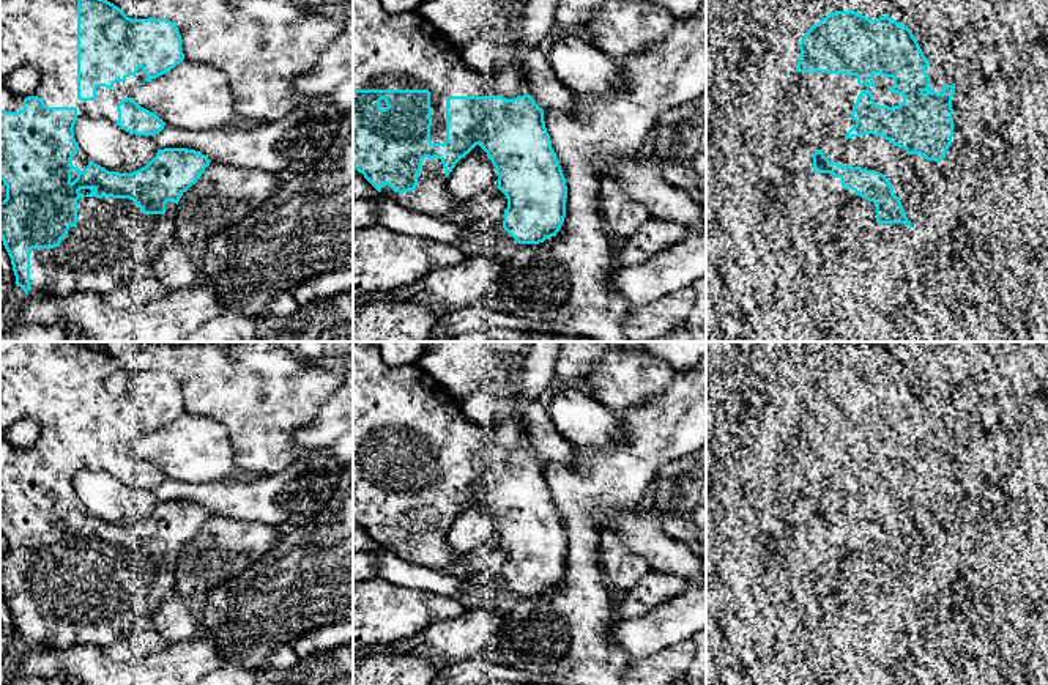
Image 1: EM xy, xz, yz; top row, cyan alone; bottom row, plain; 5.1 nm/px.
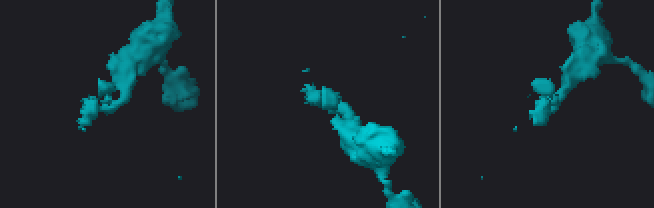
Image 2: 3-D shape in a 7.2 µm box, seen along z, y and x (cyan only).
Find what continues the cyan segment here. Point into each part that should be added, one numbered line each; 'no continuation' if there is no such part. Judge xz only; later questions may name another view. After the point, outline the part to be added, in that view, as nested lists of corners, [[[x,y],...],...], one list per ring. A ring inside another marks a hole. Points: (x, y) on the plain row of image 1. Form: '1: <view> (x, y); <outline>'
1: xz (404, 403); [[[353,342],[353,442],[429,442],[432,460],[430,494],[446,494],[446,452],[449,449],[500,449],[490,428],[468,420],[459,405],[459,398],[451,395],[438,381],[429,376],[418,365],[389,367],[383,359],[378,342]]]

